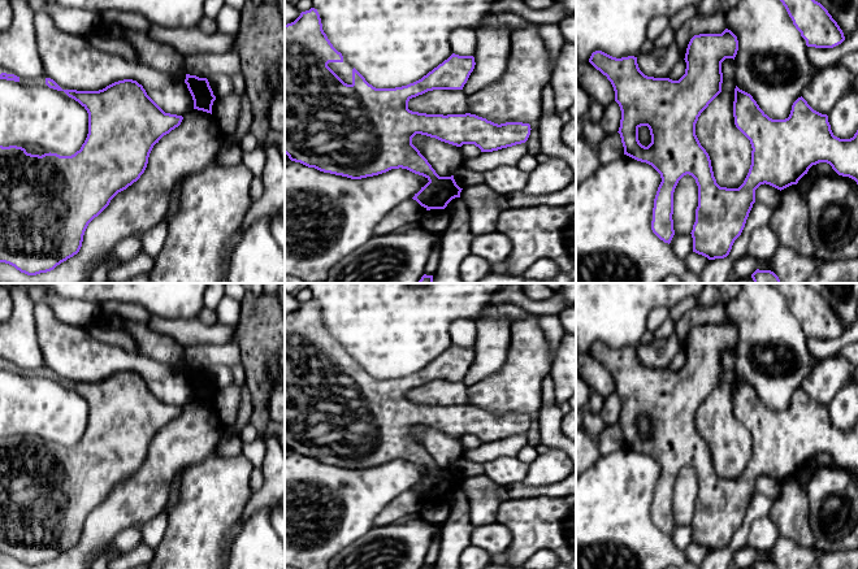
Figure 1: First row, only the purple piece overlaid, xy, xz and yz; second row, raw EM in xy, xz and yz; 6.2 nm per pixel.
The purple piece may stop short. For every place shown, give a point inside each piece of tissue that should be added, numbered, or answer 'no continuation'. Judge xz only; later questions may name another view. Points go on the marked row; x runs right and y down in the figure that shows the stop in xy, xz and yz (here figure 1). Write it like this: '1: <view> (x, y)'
1: xz (343, 70)

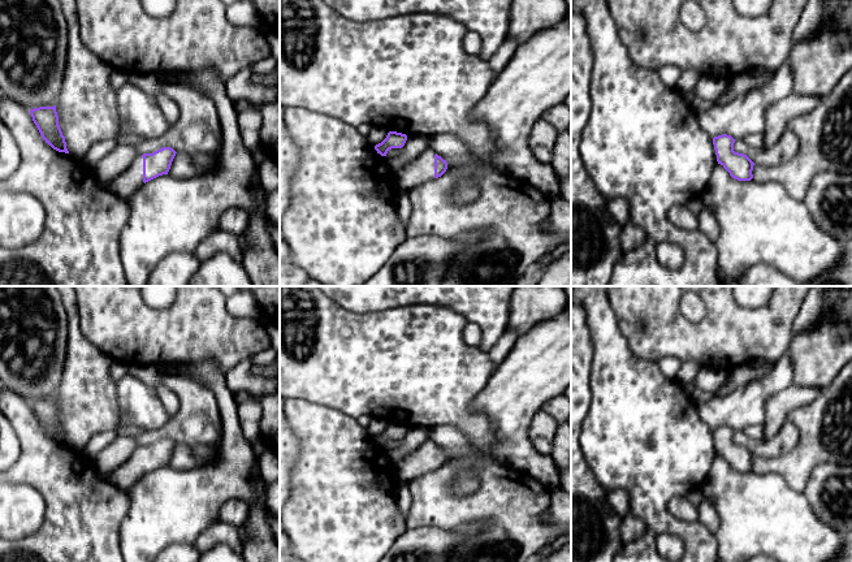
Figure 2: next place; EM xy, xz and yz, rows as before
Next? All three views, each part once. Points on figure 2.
1: xy (130, 181)

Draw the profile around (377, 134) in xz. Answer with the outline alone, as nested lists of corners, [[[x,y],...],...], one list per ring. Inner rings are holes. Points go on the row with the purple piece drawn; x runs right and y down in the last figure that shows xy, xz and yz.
[[[371,126],[367,139],[372,146],[376,146],[386,138],[388,133],[389,133],[389,130],[385,127]]]

